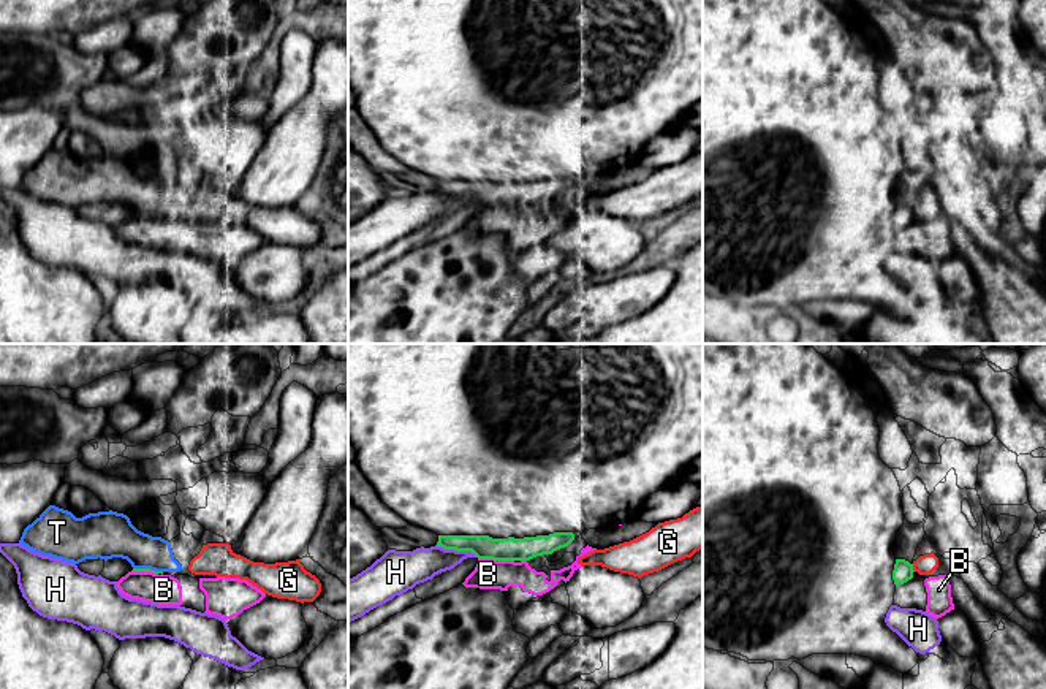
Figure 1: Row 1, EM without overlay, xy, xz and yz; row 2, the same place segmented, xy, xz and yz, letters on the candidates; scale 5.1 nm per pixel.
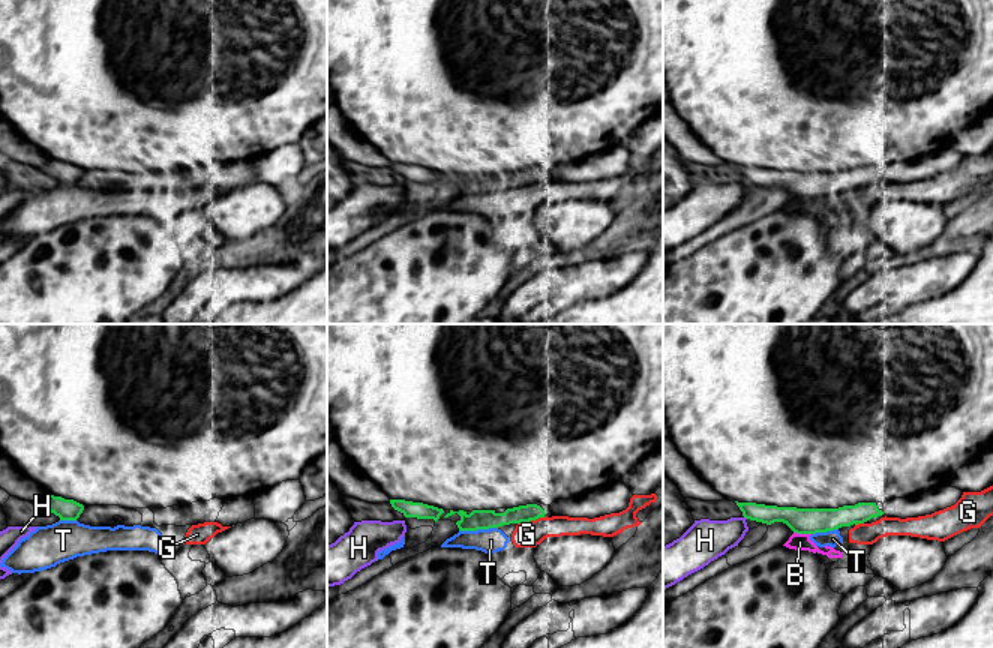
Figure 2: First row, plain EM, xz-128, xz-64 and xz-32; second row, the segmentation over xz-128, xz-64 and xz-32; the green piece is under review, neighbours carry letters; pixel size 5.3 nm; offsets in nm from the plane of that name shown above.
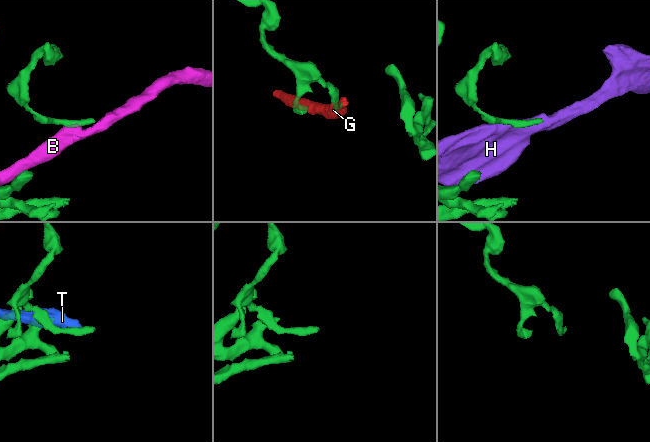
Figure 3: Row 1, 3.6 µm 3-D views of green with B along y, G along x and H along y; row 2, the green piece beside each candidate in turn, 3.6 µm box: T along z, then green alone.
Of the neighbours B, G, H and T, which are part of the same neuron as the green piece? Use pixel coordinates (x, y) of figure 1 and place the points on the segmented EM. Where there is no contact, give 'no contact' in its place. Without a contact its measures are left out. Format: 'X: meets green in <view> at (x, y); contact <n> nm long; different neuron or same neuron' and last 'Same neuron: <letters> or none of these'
B: meets green in xz at (496, 559); contact 180 nm long; different neuron
G: meets green in yz at (912, 567); contact 40 nm long; different neuron
H: meets green in xz at (456, 550); contact 220 nm long; different neuron
T: meets green in xy at (147, 569); contact 150 nm long; different neuron
Same neuron: none of these

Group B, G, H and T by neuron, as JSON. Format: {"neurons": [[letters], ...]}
{"neurons": [["B"], ["G", "T"], ["H"]]}

